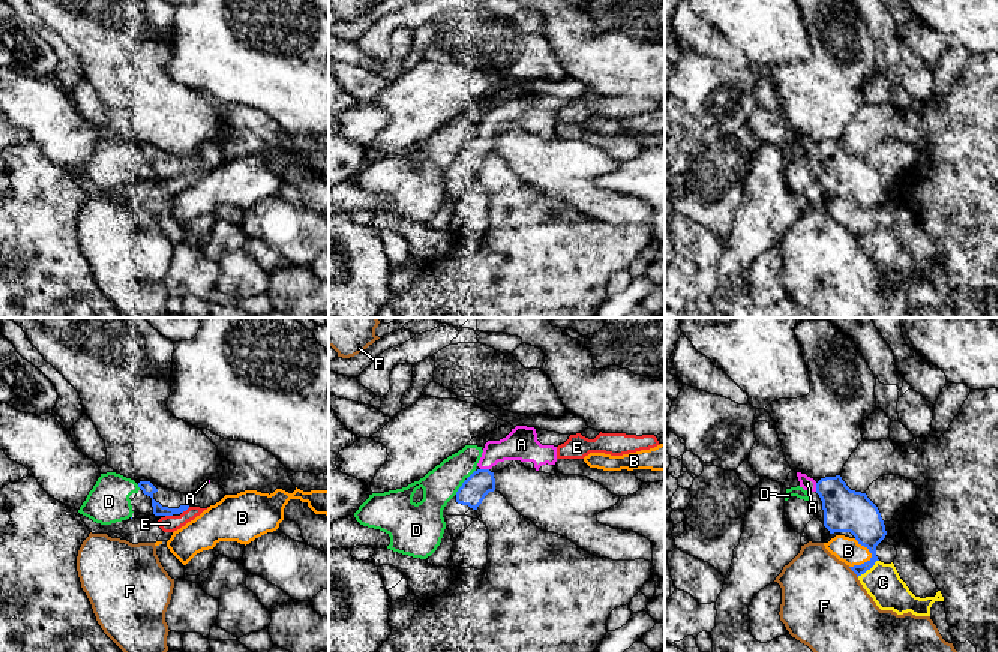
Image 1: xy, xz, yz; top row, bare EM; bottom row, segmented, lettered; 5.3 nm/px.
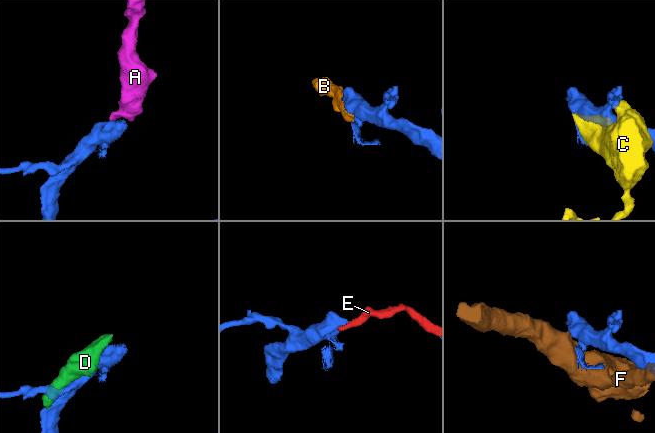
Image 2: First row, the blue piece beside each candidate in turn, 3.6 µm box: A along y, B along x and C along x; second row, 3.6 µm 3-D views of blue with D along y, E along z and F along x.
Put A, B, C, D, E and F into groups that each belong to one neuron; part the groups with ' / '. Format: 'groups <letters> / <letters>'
groups A / B C / D / E / F

